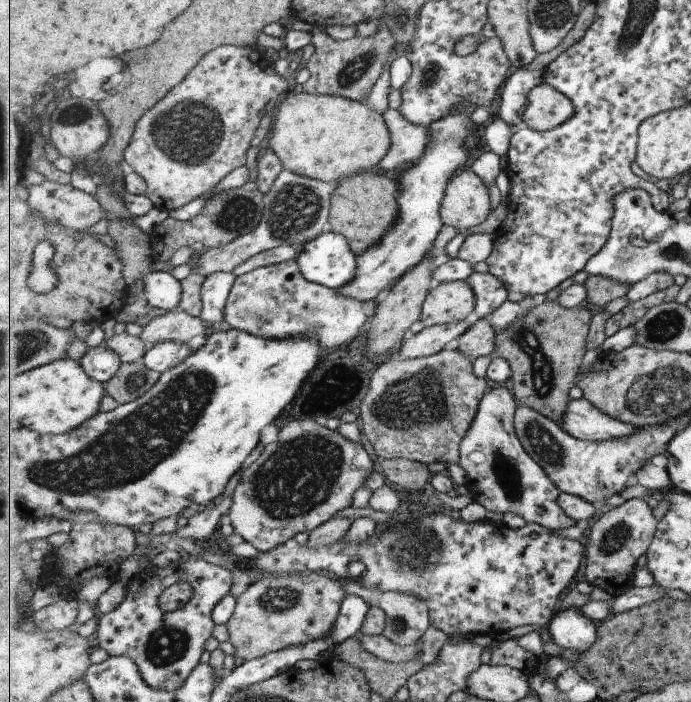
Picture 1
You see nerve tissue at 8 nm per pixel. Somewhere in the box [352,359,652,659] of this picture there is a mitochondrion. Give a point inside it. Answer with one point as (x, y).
(418, 397)

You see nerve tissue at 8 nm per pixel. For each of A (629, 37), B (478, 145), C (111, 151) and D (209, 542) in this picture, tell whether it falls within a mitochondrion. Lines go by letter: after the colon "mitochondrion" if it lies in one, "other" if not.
A: other
B: other
C: other
D: other

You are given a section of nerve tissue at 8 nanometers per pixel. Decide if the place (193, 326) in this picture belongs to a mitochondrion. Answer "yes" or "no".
no

